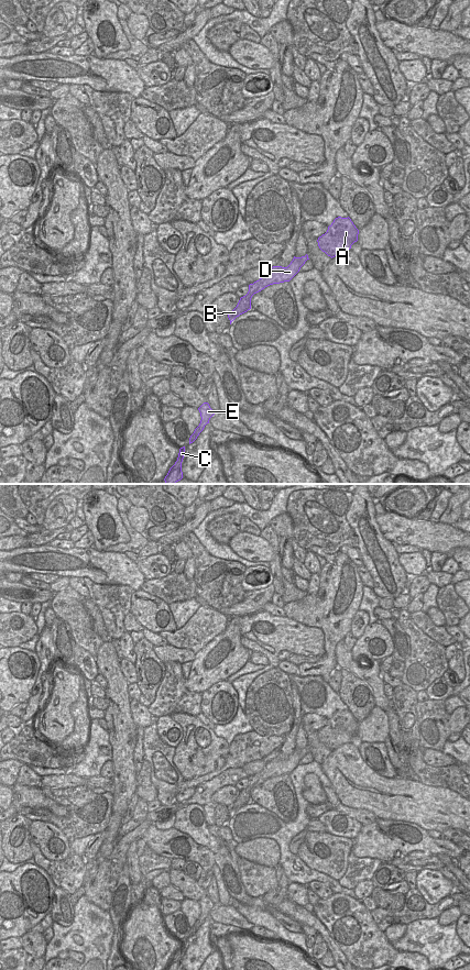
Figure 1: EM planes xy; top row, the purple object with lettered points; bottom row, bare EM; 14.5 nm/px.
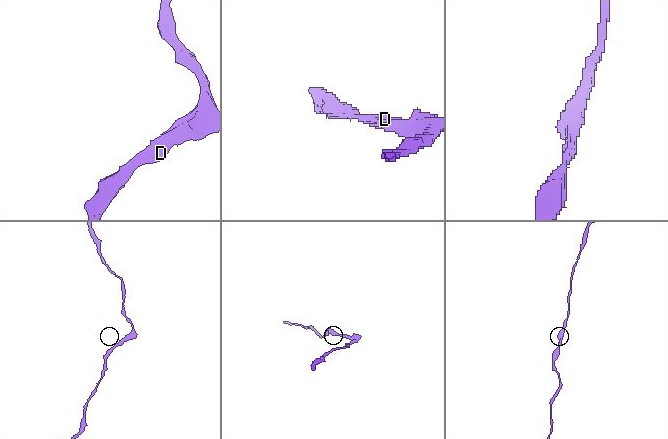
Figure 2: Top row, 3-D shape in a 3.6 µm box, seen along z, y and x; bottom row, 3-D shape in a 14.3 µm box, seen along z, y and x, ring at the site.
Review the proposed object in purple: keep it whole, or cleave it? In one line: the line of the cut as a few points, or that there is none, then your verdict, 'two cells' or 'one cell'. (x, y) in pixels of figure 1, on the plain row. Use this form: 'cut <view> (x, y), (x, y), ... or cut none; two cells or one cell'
cut none; one cell

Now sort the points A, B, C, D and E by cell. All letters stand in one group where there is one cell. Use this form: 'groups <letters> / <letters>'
groups A B C D E

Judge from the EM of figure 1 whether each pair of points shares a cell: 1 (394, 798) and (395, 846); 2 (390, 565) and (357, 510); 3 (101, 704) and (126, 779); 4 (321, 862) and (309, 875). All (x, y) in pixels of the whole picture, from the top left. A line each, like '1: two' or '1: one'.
1: two
2: one
3: two
4: two

